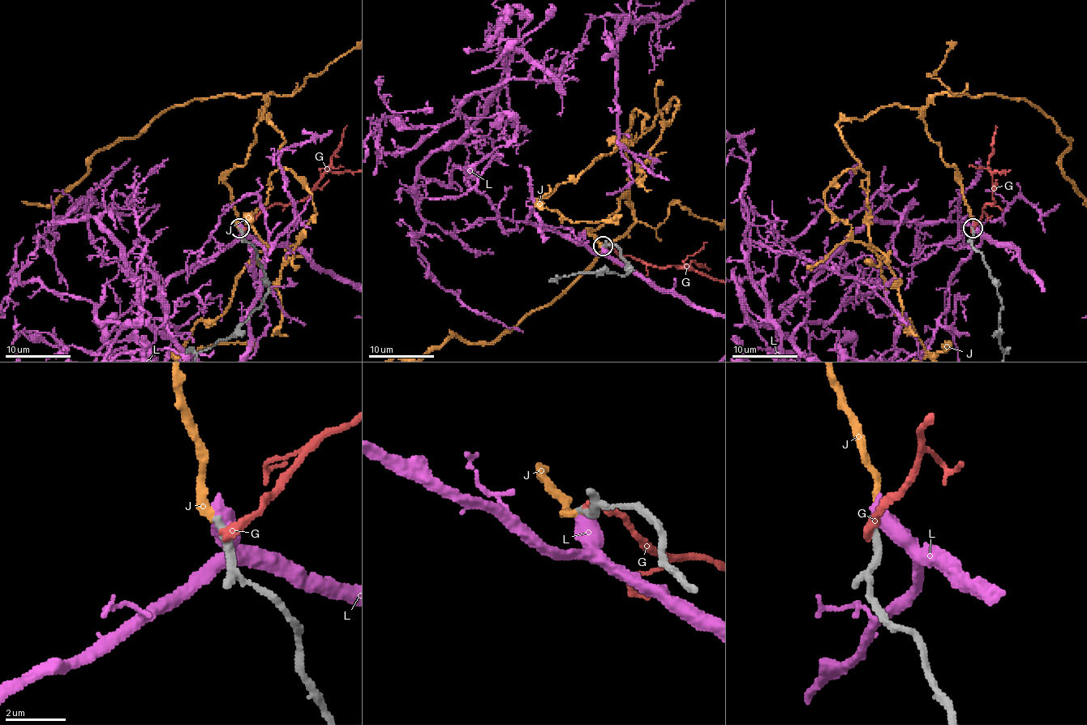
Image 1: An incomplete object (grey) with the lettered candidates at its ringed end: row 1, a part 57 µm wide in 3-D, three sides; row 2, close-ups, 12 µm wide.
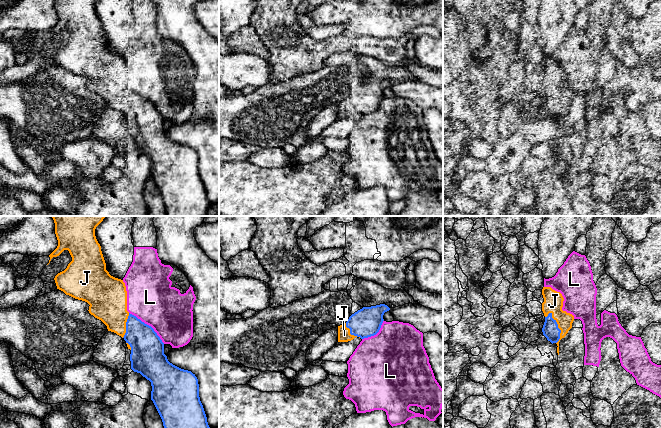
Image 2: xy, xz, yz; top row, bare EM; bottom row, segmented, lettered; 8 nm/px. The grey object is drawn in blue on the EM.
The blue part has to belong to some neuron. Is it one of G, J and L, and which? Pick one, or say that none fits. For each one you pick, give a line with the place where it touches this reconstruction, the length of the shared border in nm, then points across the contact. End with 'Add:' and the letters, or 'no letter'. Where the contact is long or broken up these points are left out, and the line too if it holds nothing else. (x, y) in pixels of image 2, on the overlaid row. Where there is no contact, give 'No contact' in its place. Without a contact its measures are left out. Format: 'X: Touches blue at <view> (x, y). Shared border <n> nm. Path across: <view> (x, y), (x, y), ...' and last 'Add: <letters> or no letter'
J: Touches blue at yz (558, 328). Shared border 260 nm
Add: J

